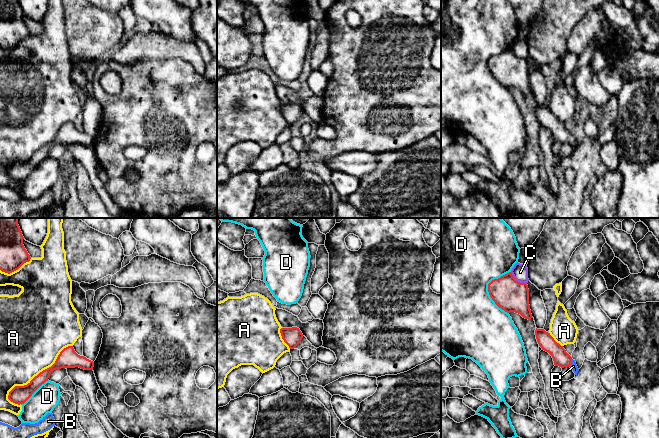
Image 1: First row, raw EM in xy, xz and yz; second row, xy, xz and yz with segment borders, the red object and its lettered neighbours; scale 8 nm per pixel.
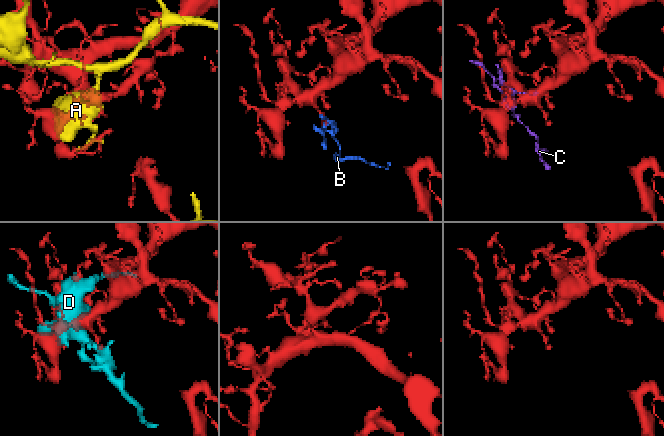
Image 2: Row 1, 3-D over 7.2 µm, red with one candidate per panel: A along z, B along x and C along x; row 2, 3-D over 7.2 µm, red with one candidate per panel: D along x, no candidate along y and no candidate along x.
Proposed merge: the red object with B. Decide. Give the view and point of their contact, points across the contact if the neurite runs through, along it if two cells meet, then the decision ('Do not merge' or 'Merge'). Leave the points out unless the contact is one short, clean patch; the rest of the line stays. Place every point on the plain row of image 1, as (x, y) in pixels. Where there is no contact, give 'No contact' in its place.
Touches red at yz (570, 139). Path across: yz (561, 134), (570, 139), (573, 142). Merge

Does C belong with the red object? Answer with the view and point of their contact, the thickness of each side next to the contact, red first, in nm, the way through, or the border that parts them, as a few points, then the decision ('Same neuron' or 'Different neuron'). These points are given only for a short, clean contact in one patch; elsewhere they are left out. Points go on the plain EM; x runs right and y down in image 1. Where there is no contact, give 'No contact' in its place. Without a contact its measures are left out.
Touches red at yz (517, 57). Thickness 260 nm (red) against 130 nm. Different neuron

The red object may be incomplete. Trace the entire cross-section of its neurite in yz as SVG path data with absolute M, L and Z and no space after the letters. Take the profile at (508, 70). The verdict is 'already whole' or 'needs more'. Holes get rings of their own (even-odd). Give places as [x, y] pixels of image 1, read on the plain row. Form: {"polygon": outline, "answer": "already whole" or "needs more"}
{"polygon": "M509 48L488 60L488 68L495 80L507 89L515 88L531 95L529 65L526 59L515 56Z", "answer": "already whole"}

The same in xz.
{"polygon": "M297 103L281 104L280 109L284 118L290 125L294 125L302 116L303 110Z", "answer": "already whole"}

